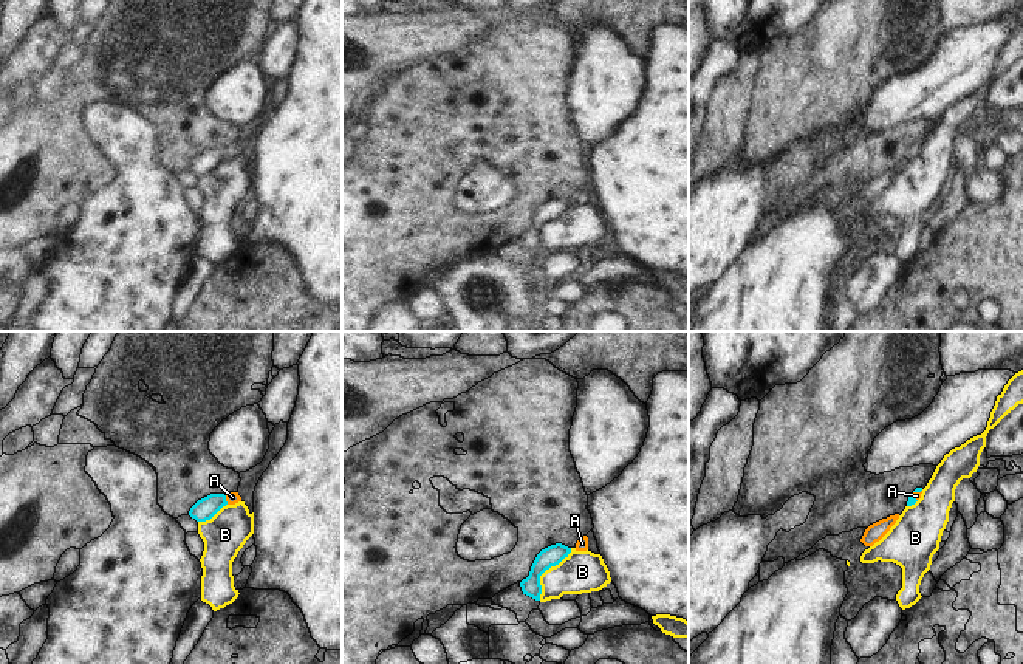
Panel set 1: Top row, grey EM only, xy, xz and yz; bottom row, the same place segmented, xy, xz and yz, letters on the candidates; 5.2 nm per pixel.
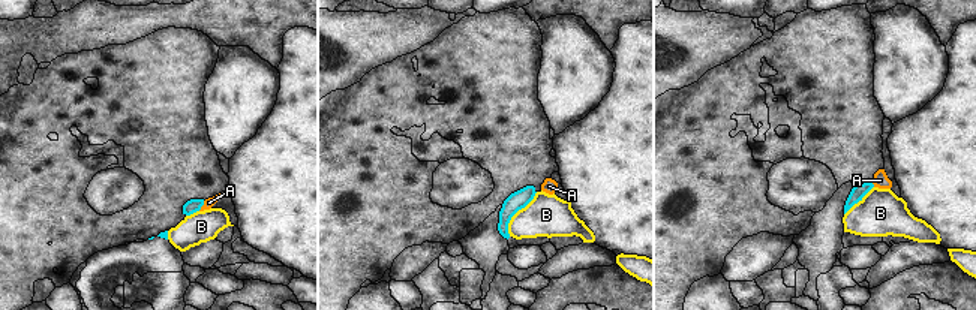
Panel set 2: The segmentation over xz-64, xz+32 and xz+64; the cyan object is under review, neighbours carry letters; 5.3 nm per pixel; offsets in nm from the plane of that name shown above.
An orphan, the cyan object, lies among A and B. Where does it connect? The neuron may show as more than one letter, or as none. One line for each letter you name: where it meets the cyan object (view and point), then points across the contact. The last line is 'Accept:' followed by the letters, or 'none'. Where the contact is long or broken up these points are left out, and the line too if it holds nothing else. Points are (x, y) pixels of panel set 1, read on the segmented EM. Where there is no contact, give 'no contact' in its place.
A: contact xy (225, 500); way xy (206, 508), (214, 502), (225, 500), (232, 497)
Accept: A

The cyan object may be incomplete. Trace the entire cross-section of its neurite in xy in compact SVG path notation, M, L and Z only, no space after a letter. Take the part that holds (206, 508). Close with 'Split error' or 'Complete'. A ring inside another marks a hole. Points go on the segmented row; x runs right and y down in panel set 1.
M238 492L229 494L210 494L201 500L198 500L189 511L189 515L197 522L210 520L223 506L235 505L241 501Z. Split error.

